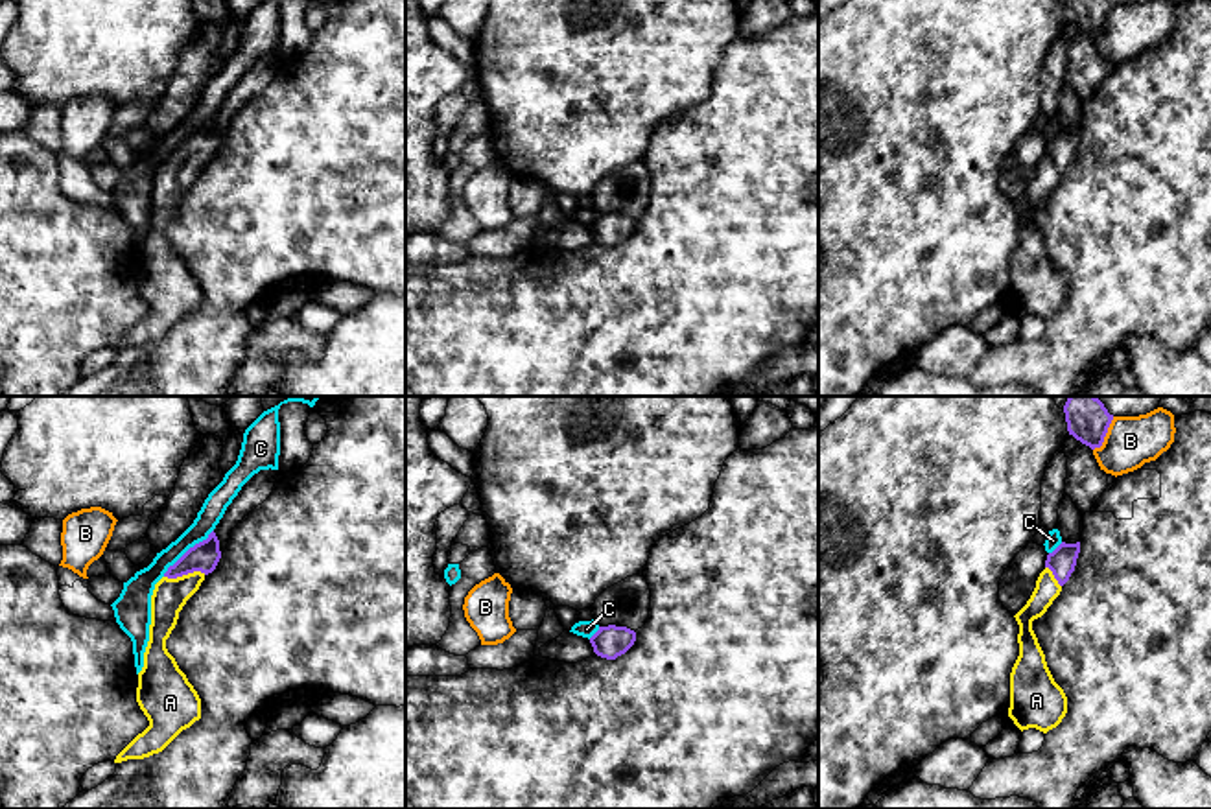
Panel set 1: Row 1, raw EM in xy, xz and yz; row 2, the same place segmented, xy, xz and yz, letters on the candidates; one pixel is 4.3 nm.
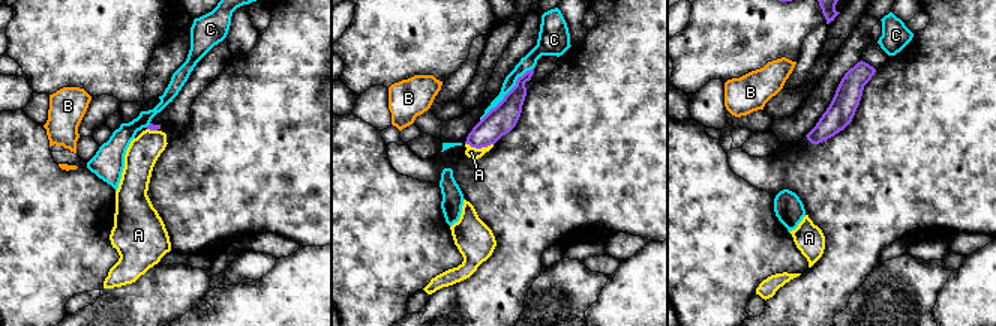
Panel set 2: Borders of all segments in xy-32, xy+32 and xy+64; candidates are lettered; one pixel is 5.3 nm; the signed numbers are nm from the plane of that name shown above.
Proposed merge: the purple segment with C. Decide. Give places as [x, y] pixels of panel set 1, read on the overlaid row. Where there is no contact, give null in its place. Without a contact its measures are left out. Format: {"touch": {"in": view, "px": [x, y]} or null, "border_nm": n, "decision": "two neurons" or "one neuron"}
{"touch": {"in": "xy", "px": [188, 550]}, "border_nm": 300, "decision": "two neurons"}

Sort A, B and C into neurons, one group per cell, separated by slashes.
A / B / C

